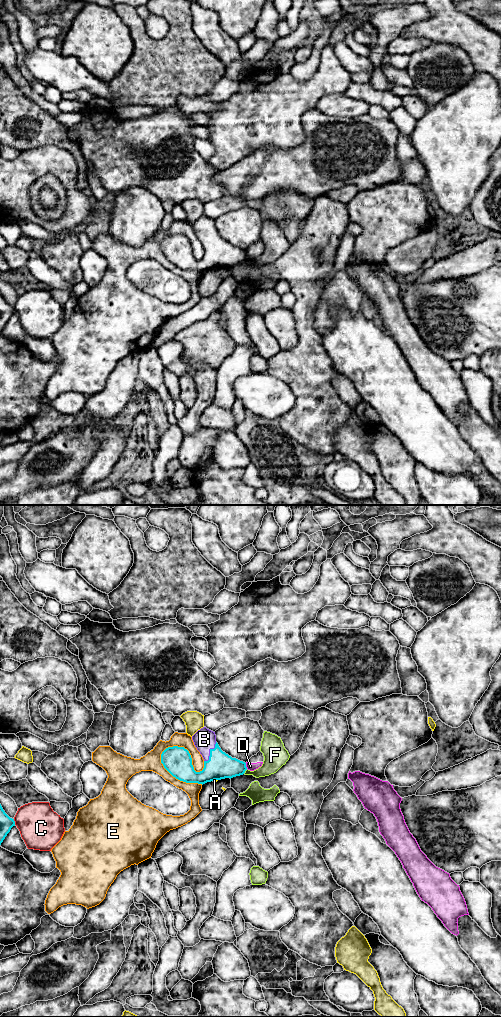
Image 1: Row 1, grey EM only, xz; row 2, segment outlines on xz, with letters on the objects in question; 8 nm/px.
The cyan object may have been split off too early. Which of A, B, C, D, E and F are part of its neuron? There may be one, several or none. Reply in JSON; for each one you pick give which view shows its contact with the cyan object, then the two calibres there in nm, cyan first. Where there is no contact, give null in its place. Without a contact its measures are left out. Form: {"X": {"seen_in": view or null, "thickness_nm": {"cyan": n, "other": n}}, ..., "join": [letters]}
{"B": {"seen_in": "xz", "thickness_nm": {"cyan": 220, "other": 180}}, "join": ["B"]}

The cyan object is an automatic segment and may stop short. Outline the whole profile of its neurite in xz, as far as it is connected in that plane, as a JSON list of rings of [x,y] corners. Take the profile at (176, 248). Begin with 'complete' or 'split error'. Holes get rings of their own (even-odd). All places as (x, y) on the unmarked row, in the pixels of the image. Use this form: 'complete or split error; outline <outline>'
split error; outline [[[206,215],[198,218],[192,228],[204,247],[204,256],[200,260],[194,258],[191,243],[184,235],[168,235],[161,242],[161,251],[176,267],[203,273],[243,263],[247,258],[245,250],[232,246],[221,238],[216,230],[215,220]]]

